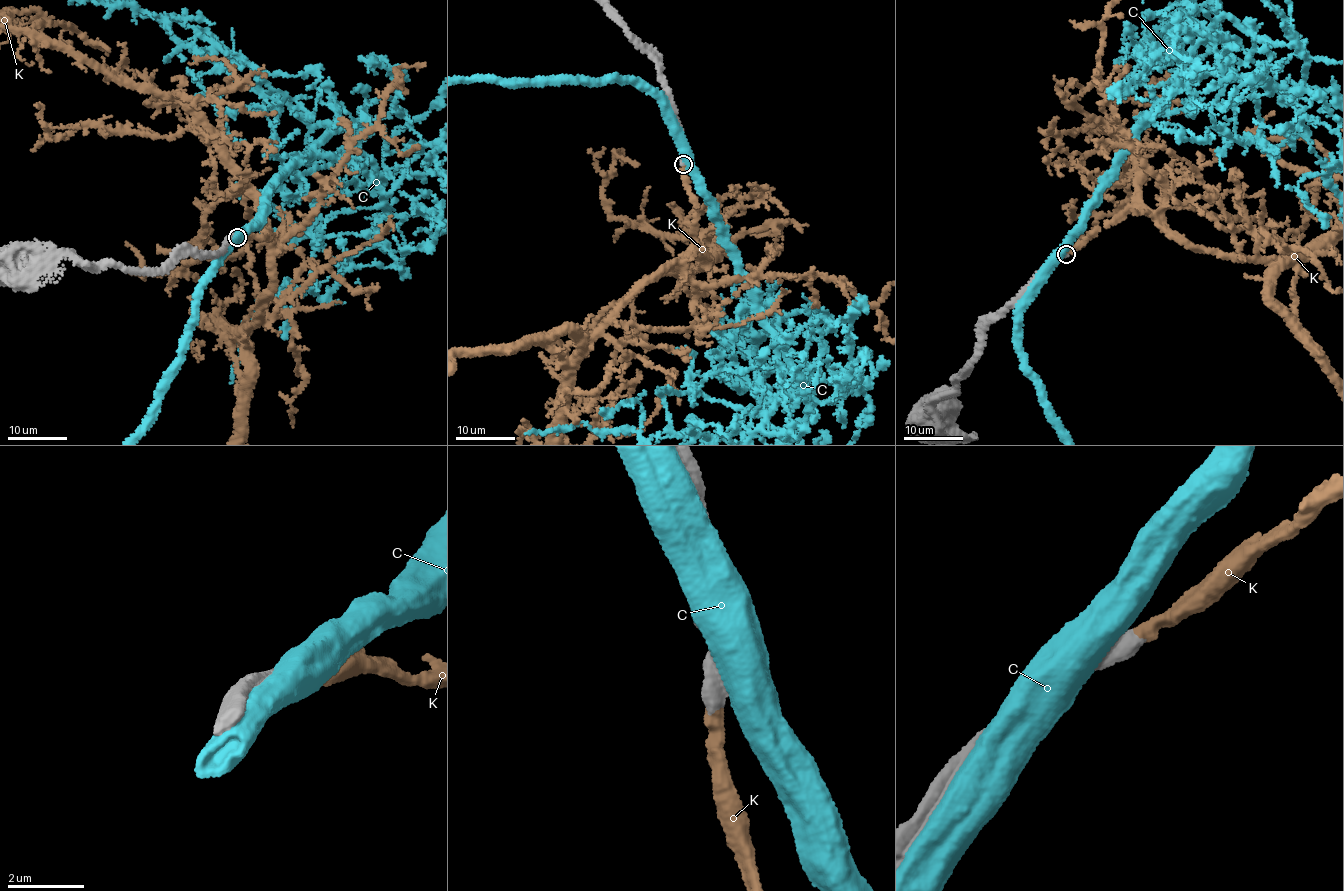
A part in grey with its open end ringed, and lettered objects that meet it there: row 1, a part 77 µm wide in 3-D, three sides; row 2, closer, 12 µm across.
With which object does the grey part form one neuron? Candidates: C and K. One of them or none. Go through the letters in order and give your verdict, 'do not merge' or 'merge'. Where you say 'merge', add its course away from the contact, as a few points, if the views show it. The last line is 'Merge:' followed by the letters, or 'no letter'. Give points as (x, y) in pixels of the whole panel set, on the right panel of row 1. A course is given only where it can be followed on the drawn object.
C: do not merge
K: merge
Merge: K

